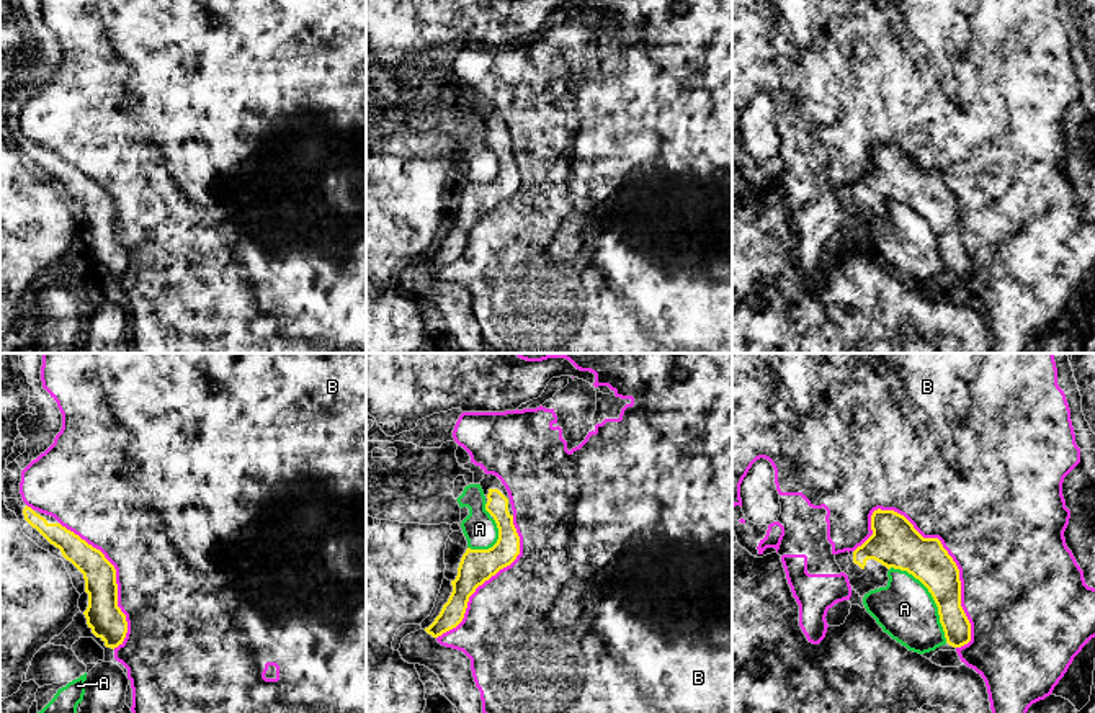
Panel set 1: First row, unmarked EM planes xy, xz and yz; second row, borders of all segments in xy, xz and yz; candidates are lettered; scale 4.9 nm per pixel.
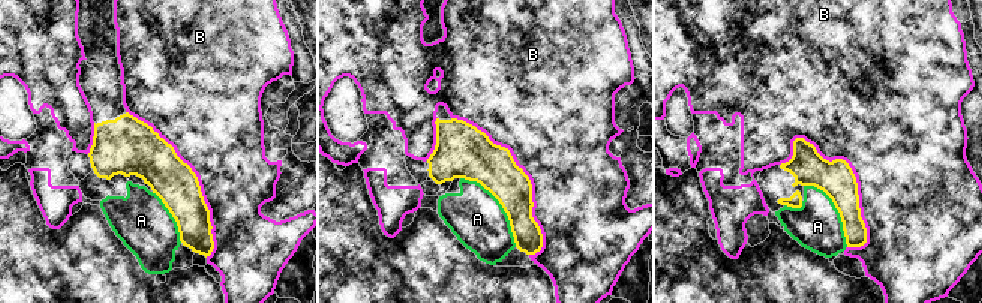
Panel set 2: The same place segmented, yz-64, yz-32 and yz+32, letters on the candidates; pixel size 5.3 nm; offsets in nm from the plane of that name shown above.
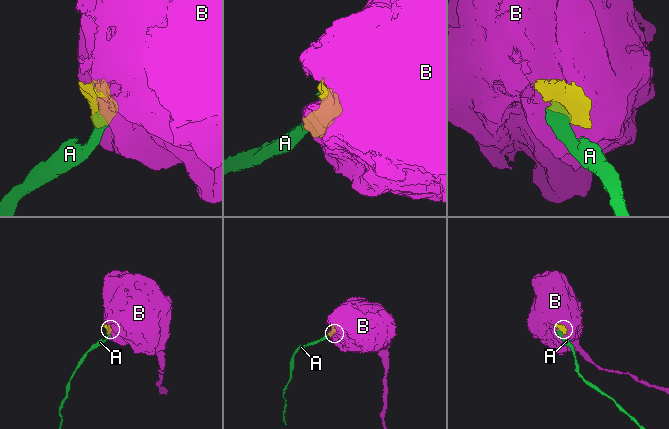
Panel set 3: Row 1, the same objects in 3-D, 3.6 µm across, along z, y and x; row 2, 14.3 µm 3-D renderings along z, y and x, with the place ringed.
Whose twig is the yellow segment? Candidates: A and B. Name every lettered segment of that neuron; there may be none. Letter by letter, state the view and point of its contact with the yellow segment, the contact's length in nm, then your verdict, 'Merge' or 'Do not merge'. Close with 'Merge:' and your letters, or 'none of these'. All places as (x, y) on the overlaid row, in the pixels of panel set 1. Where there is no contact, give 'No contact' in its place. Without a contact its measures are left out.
A: Touches yellow at yz (932, 596). Shared border 460 nm. Do not merge
B: Touches yellow at yz (955, 563). Shared border 800 nm. Do not merge
Merge: none of these

